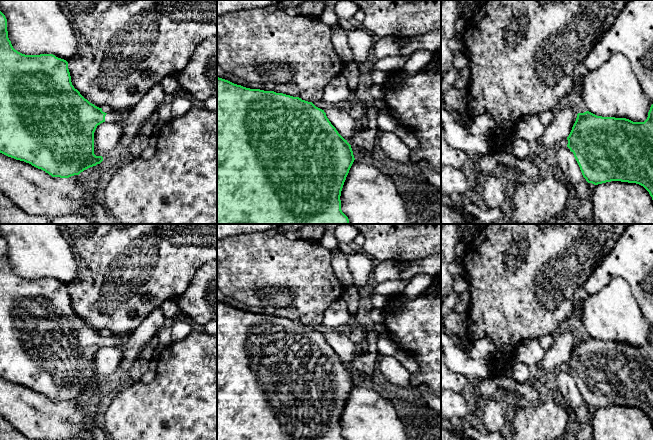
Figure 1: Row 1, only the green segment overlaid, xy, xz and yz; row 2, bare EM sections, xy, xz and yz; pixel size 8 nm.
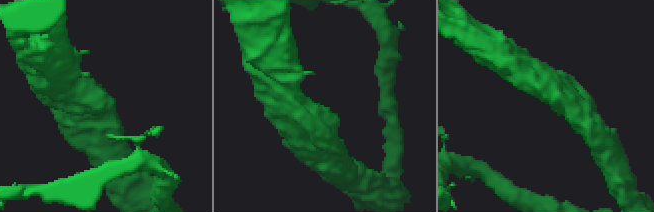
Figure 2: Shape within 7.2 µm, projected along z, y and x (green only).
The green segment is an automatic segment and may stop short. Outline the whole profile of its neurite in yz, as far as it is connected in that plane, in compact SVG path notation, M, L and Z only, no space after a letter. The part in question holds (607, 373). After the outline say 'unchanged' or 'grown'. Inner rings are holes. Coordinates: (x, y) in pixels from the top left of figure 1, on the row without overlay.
M653 328L644 346L602 341L589 335L578 337L567 364L567 371L574 378L588 407L636 407L643 410L653 424Z; unchanged

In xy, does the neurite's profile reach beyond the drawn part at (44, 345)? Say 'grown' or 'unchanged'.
grown

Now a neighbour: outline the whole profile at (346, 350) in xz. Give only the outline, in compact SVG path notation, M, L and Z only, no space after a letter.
M322 323L313 328L326 337L331 348L345 364L357 357L357 344L352 342L346 333L337 332L334 328L326 327Z

